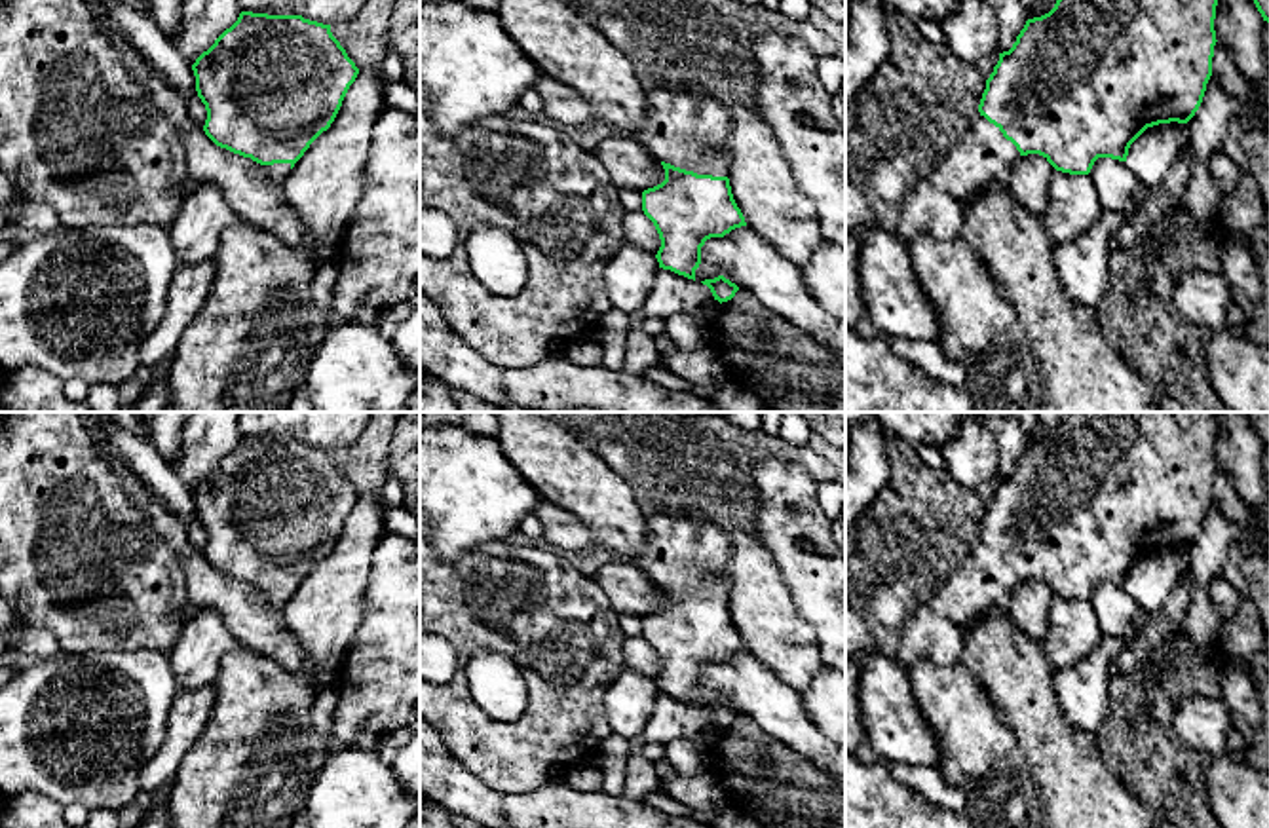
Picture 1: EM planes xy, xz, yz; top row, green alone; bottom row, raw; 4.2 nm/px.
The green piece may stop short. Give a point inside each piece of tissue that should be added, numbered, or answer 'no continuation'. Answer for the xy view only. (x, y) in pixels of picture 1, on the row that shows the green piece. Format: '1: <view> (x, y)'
1: xy (278, 171)

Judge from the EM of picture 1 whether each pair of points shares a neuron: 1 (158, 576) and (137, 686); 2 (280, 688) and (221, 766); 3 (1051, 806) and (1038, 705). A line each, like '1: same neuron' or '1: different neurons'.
1: different neurons
2: same neuron
3: same neuron

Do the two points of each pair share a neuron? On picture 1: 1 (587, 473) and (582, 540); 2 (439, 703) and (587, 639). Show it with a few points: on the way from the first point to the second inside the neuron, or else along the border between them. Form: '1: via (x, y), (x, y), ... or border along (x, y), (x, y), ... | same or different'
1: border along (544, 502), (572, 511), (589, 528), (597, 545) | different
2: via (483, 732), (519, 732), (567, 682) | same

